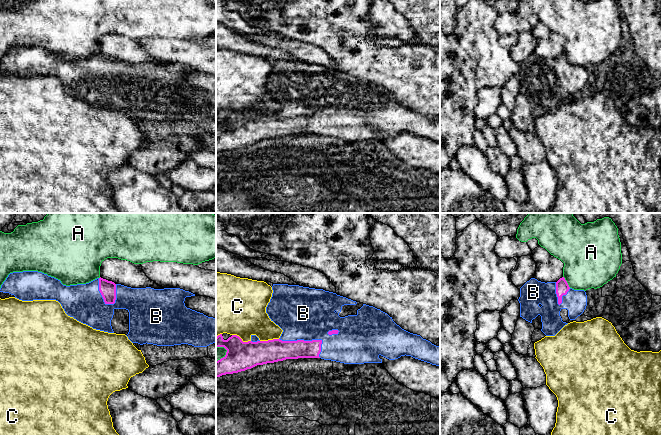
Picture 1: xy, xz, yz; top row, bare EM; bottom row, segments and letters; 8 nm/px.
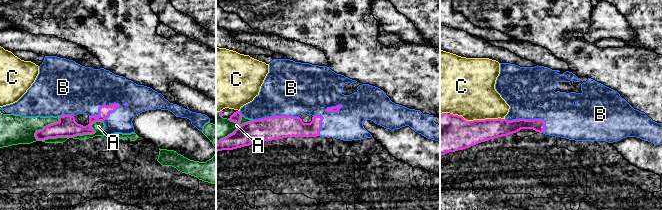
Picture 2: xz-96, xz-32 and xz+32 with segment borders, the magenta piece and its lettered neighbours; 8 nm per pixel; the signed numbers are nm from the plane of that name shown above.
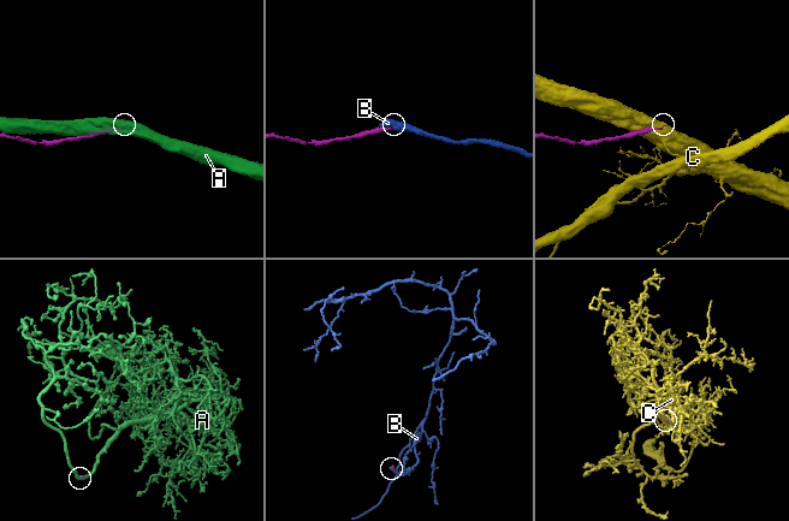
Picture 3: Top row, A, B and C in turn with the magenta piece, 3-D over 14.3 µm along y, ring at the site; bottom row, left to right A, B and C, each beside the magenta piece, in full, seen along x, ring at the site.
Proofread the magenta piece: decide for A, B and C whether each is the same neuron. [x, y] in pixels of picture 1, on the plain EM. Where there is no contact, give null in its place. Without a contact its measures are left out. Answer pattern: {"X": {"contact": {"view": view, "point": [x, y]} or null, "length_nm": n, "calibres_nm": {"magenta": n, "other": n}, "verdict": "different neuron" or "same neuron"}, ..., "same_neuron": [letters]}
{"A": {"contact": {"view": "yz", "point": [566, 58]}, "length_nm": 110, "calibres_nm": {"magenta": 110, "other": 420}, "verdict": "different neuron"}, "B": {"contact": {"view": "xz", "point": [308, 117]}, "length_nm": 360, "calibres_nm": {"magenta": 170, "other": 420}, "verdict": "same neuron"}, "C": {"contact": {"view": "xz", "point": [241, 115]}, "length_nm": 160, "calibres_nm": {"magenta": 240, "other": 440}, "verdict": "different neuron"}, "same_neuron": ["B"]}

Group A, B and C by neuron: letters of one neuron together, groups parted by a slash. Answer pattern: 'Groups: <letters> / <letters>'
Groups: A / B / C

